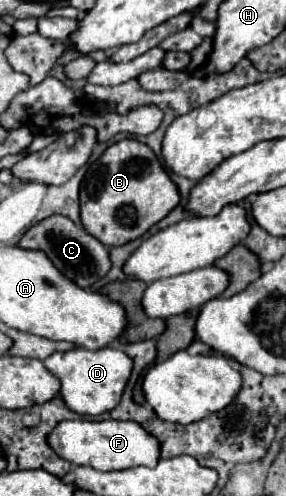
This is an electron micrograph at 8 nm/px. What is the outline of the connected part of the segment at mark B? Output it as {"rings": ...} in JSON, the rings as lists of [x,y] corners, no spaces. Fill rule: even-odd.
{"rings":[[[135,138],[111,144],[101,158],[89,166],[81,182],[81,224],[107,248],[143,236],[177,204],[177,186],[171,182],[153,150]]]}

